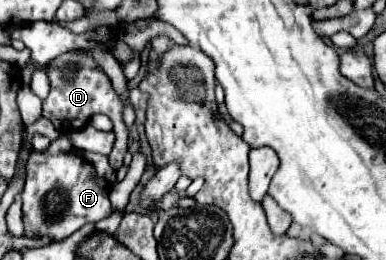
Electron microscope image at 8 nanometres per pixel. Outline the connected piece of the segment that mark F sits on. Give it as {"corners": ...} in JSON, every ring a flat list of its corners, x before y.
{"corners":[[31,152,27,160,27,180,21,192,23,200,23,224,25,236,51,236,57,242,77,232,87,222,95,224,111,214,109,202,109,182,95,176,95,168,79,154,59,154,45,156,41,152]]}

